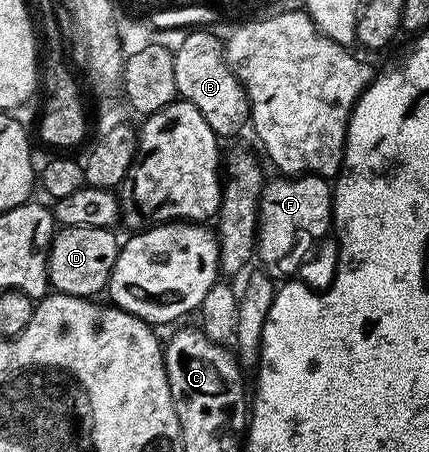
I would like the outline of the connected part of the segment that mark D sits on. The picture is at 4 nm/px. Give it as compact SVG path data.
M59 227L55 232L55 240L51 243L51 252L47 255L50 286L60 295L82 299L104 294L113 273L113 265L117 265L121 246L121 239L115 233L110 227Z

